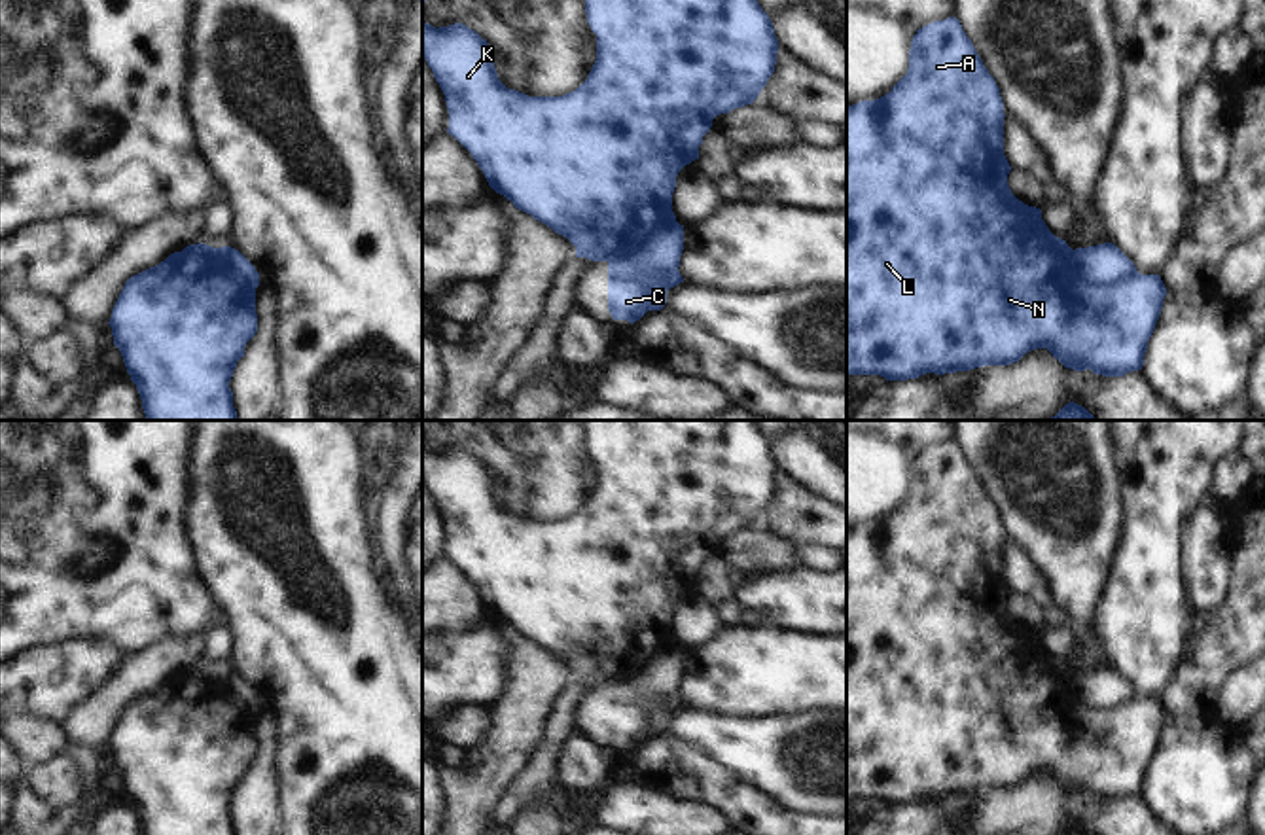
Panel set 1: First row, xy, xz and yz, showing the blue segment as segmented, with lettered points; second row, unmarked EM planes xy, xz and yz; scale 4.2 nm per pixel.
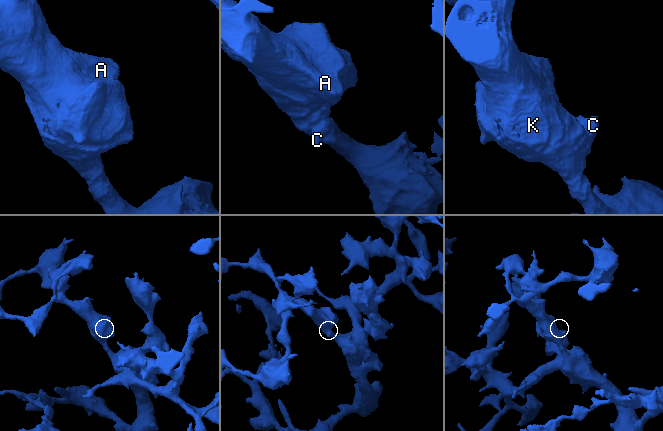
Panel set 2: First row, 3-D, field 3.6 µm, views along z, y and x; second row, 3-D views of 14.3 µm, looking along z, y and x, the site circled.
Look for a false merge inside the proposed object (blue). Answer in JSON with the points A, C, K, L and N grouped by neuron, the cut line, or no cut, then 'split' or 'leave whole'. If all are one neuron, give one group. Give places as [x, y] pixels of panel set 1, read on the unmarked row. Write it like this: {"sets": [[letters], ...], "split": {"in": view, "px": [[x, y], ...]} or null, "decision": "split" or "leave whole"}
{"sets": [["A", "K", "L", "N"], ["C"]], "split": {"in": "yz", "px": [[1072, 675], [1076, 693], [1091, 707], [1112, 709], [1137, 695]]}, "decision": "split"}

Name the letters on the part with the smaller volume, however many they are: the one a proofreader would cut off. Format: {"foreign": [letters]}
{"foreign": ["C"]}

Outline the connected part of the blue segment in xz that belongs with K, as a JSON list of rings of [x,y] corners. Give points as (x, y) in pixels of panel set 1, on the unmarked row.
[[[583,420],[583,424],[587,447],[597,458],[597,485],[587,504],[576,515],[562,521],[528,521],[515,513],[508,513],[498,504],[494,481],[487,464],[462,447],[436,453],[422,445],[422,479],[445,519],[449,534],[447,557],[472,577],[489,610],[511,625],[515,632],[566,661],[576,670],[576,682],[608,685],[644,672],[651,659],[676,646],[672,636],[672,617],[678,596],[691,585],[699,583],[699,570],[703,568],[703,560],[710,555],[716,540],[729,538],[731,534],[752,528],[757,523],[775,496],[778,464],[769,439],[754,420]]]

